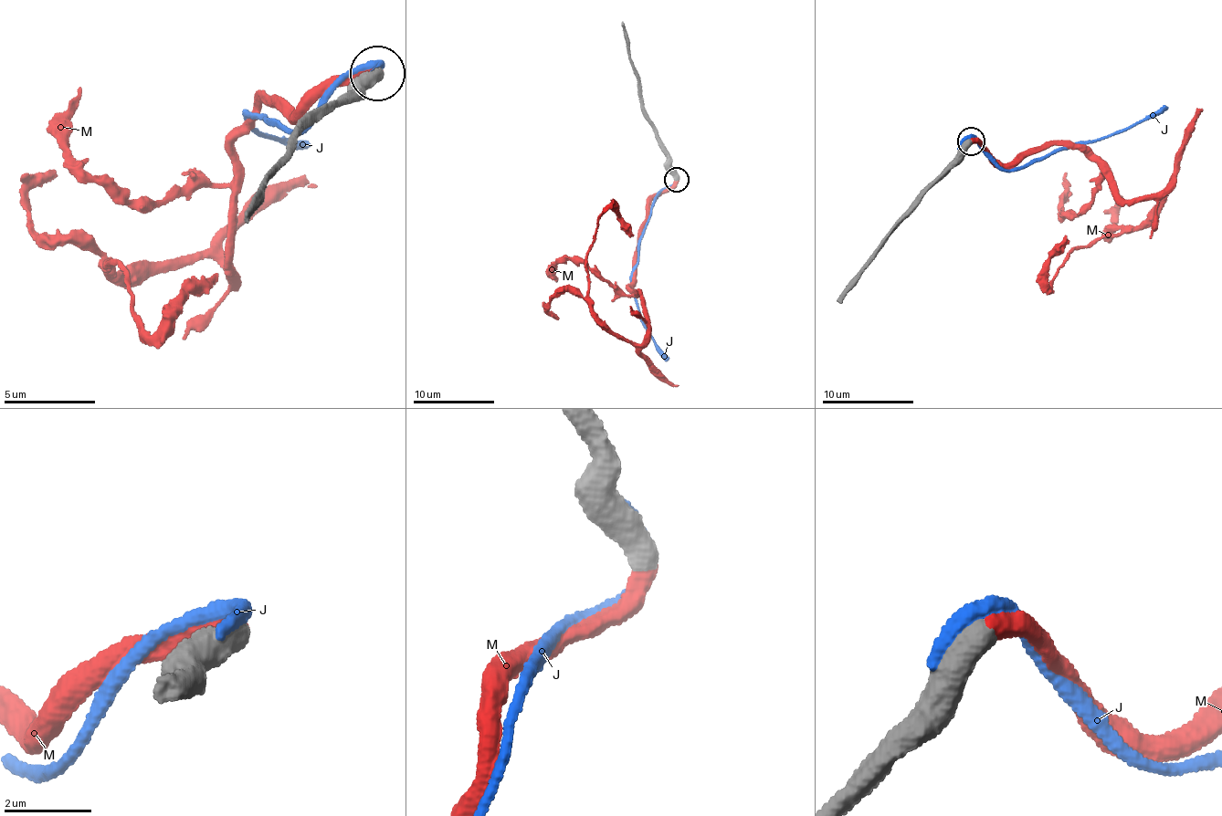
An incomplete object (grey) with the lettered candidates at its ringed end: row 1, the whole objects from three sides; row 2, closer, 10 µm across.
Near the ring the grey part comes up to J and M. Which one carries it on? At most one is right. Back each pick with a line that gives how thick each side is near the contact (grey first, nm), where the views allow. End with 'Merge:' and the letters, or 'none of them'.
M: 550 nm thick on the grey side, 480 nm on the other
Merge: M

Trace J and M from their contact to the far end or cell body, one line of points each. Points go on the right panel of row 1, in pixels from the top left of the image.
J: (962, 144), (971, 138), (980, 143), (996, 163), (1014, 171), (1072, 145), (1088, 144), (1124, 131), (1168, 106)
M: (971, 141), (1016, 164), (1083, 148), (1123, 200), (1172, 182), (1136, 227), (1069, 253), (1048, 288), (1067, 235)

